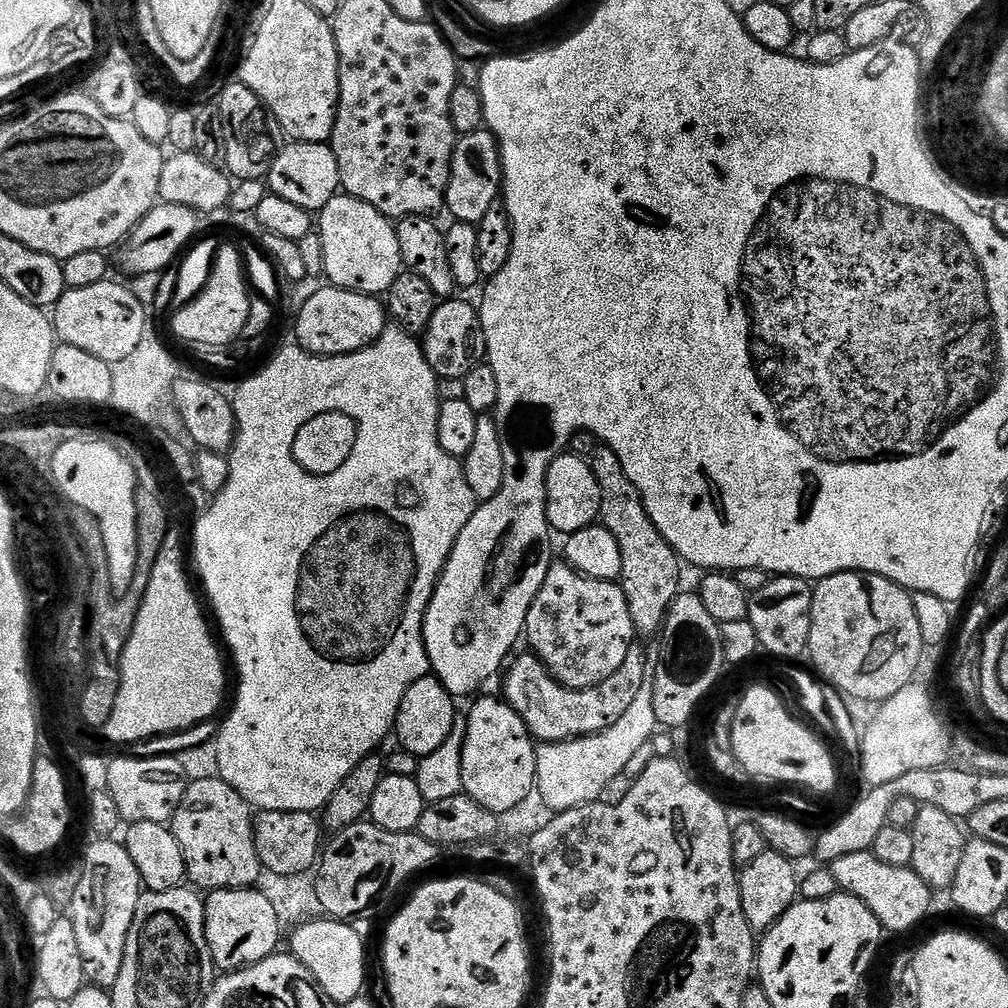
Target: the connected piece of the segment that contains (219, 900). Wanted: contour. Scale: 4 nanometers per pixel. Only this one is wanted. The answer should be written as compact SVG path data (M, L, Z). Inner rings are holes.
M259 887L217 888L207 893L204 900L206 942L210 946L212 961L221 973L249 968L273 955L280 944L282 927L273 903Z

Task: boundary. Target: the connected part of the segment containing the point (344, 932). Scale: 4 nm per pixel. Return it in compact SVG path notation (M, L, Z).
M317 918L291 929L291 955L314 974L320 989L338 1006L346 1006L365 991L364 940L352 929L351 923L331 918Z

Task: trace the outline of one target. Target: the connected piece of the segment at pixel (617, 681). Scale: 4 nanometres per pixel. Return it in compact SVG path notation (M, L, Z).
M633 646L630 654L626 654L626 662L618 666L618 674L610 674L610 678L606 678L606 682L598 686L581 689L567 688L566 685L559 684L535 654L527 655L517 655L507 665L502 676L502 696L519 714L522 722L526 722L533 737L549 744L571 740L577 736L593 736L614 726L614 722L618 722L618 718L622 718L622 714L626 714L628 707L634 703L638 690L642 690L642 682L650 679L648 656L640 646Z

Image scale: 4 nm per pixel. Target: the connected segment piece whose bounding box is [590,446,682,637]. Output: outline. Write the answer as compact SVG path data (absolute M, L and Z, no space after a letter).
M601 446L594 450L590 463L594 470L594 478L598 482L598 490L602 490L600 520L604 528L610 530L610 534L614 534L618 550L622 550L622 574L618 583L626 594L626 606L630 606L630 618L641 637L652 635L655 637L663 629L664 621L668 619L670 606L676 597L681 595L682 561L670 546L670 542L662 538L650 514L646 514L646 506L634 482L626 478L626 470L622 470L618 454Z

